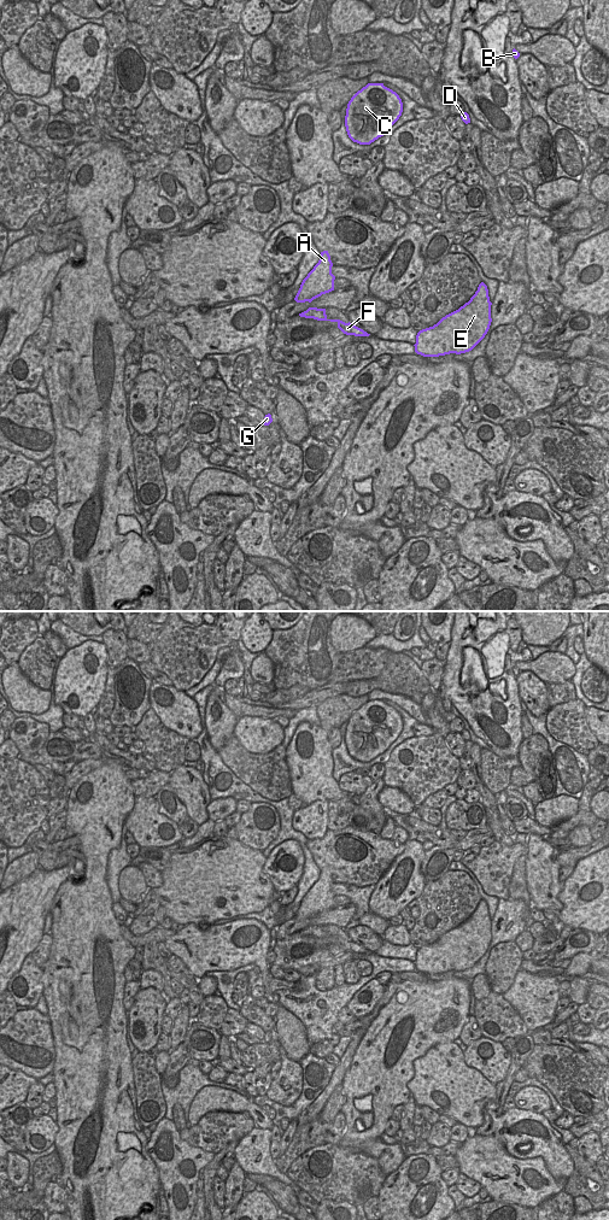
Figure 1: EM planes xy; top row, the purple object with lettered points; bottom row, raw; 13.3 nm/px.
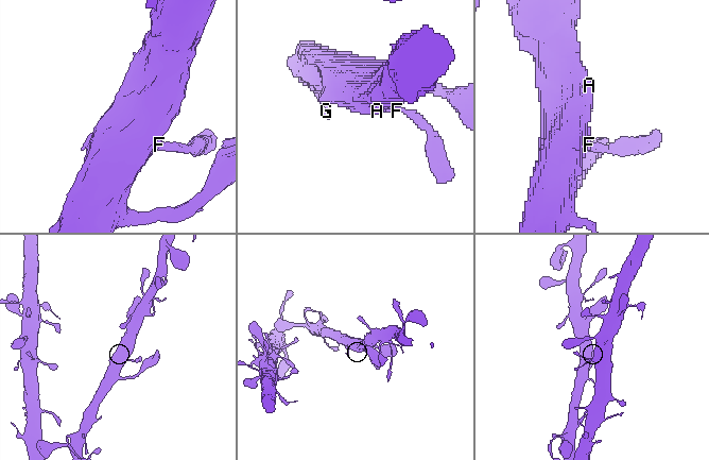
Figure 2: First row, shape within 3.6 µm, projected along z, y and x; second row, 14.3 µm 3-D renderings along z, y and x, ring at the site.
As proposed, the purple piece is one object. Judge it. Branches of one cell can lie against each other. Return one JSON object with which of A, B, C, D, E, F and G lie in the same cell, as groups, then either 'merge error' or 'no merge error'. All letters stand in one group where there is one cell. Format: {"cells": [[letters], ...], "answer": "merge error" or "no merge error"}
{"cells": [["A", "B", "C", "D", "E", "F", "G"]], "answer": "no merge error"}

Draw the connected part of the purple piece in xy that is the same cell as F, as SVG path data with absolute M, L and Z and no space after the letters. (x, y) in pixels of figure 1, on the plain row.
M309 925L306 928L299 931L300 934L305 935L314 935L317 938L330 938L336 939L338 945L346 952L355 952L355 954L369 954L367 949L363 946L349 940L345 940L340 937L328 937L326 932L326 926L317 926L317 925Z

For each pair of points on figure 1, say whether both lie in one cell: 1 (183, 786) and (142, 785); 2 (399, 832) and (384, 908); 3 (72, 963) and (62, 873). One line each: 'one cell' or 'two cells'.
1: two cells
2: two cells
3: two cells

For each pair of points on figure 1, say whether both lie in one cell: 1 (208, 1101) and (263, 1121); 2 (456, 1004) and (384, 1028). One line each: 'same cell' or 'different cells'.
1: same cell
2: same cell

